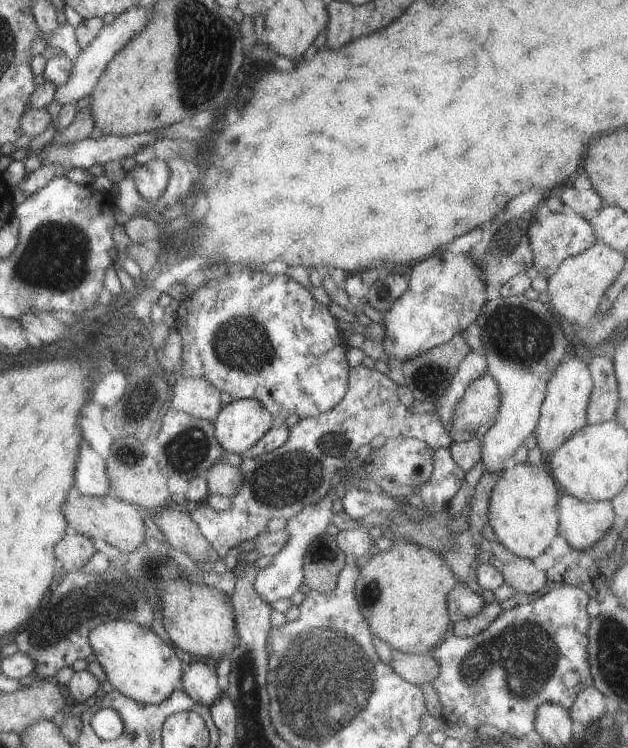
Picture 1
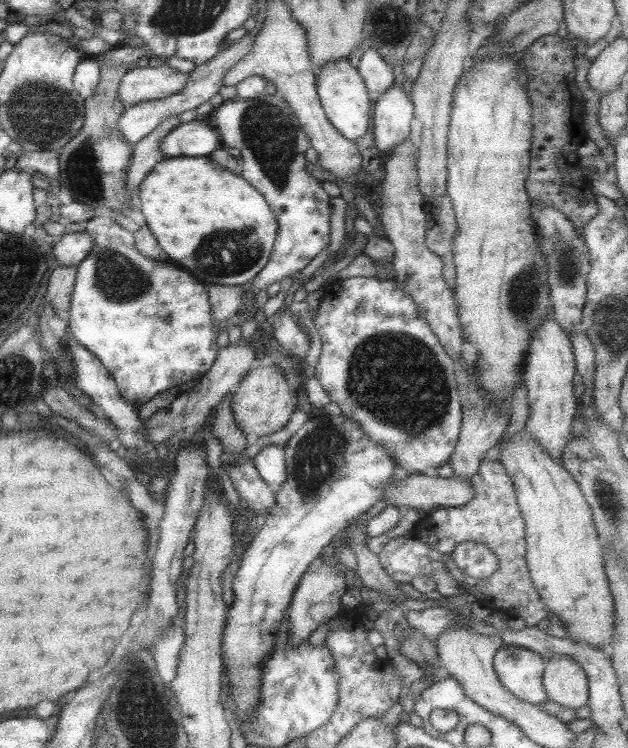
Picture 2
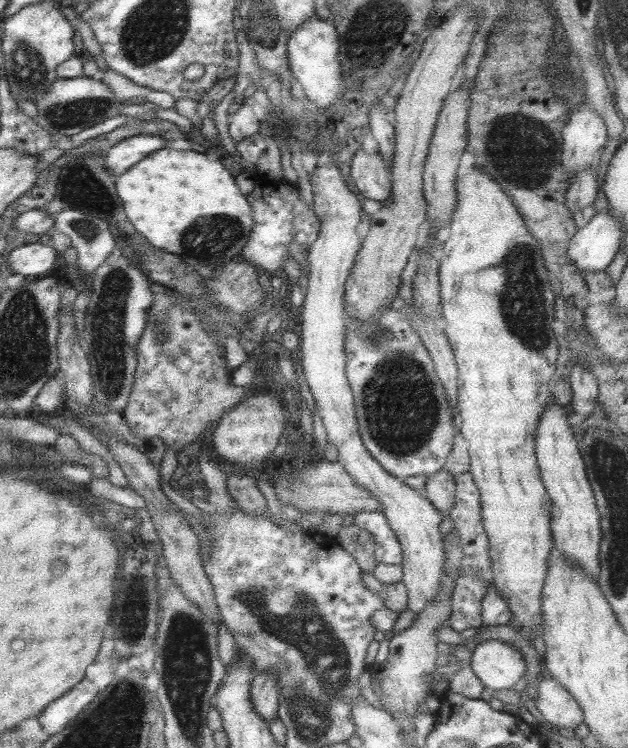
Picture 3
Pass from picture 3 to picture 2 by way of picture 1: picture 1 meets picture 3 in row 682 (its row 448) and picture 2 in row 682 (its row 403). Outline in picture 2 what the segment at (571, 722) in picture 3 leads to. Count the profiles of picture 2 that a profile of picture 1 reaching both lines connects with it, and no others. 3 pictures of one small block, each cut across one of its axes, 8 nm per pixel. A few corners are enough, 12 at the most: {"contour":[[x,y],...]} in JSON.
{"contour":[[567,655],[544,660],[546,701],[576,710],[588,681]]}

